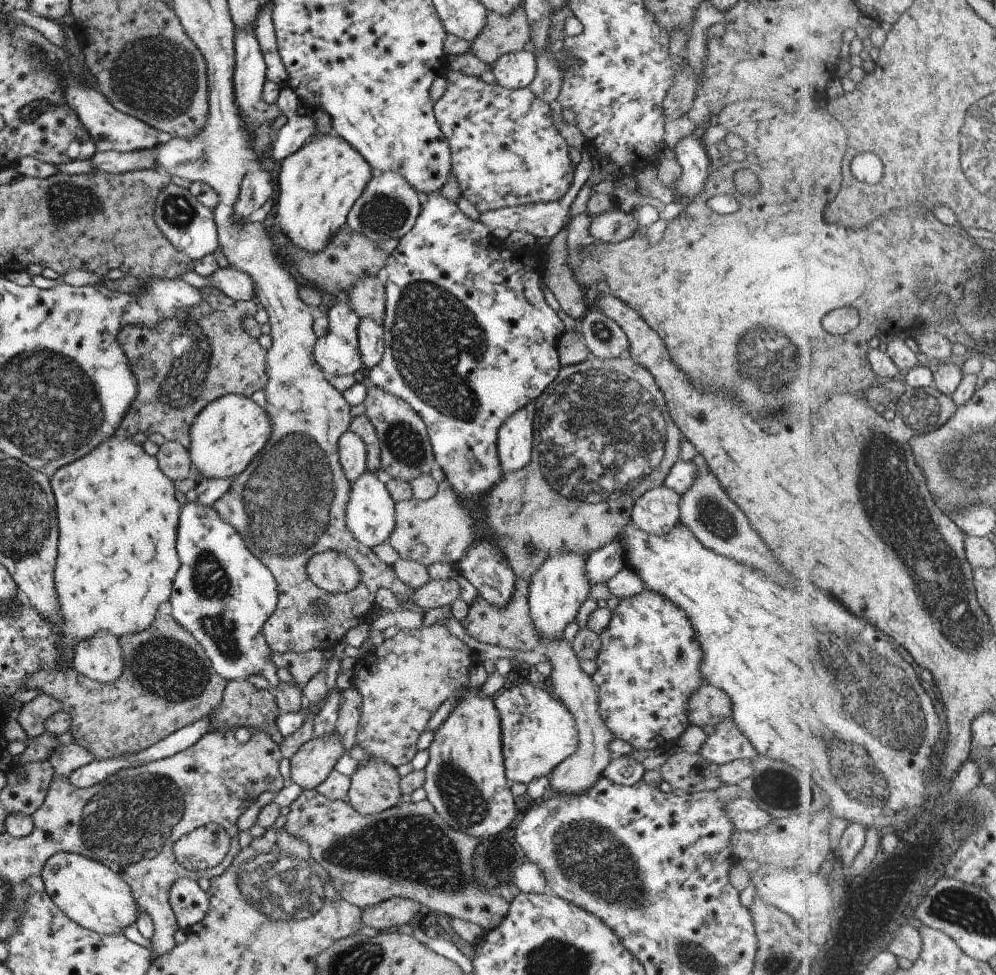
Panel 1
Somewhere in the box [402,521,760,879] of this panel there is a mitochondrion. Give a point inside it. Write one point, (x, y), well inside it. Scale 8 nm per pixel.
(464, 803)

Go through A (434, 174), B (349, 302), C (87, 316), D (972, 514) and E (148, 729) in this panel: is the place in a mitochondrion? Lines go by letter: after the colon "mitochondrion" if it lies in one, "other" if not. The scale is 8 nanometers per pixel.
A: other
B: other
C: other
D: mitochondrion
E: other

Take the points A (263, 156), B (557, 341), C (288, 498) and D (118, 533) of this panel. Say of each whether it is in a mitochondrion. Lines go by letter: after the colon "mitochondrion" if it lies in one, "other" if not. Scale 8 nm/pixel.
A: other
B: other
C: mitochondrion
D: other

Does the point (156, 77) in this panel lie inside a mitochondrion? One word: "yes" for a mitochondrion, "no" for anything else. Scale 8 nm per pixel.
yes

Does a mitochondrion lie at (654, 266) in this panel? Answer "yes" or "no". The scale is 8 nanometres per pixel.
no

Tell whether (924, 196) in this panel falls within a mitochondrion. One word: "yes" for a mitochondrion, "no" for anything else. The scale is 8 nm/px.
no

